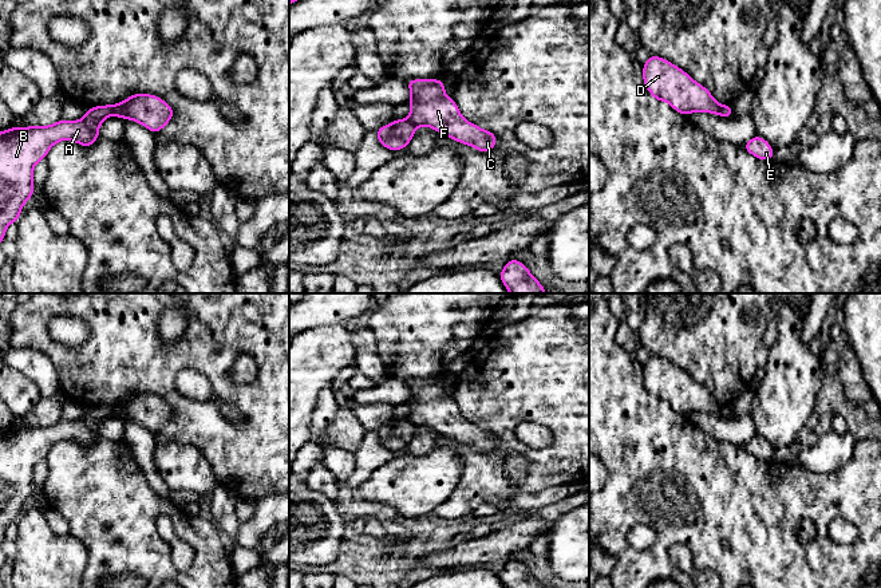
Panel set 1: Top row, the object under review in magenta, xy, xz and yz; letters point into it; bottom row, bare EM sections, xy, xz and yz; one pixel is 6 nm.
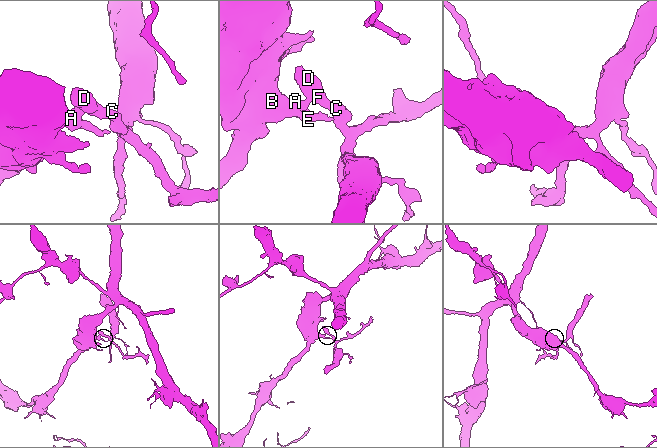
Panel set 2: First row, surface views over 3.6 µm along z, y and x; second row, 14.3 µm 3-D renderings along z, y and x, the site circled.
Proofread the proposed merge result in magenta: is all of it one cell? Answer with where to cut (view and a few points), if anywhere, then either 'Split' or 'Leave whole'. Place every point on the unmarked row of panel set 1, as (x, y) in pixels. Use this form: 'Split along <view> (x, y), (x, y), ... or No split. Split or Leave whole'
Split along xy (110, 405), (113, 414). Split

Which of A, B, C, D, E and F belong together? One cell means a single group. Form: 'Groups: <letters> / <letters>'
Groups: A B E / C D F

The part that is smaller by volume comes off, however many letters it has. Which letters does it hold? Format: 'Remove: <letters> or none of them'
Remove: C, D, F

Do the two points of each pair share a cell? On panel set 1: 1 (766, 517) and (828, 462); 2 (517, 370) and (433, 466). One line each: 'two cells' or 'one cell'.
1: two cells
2: two cells

